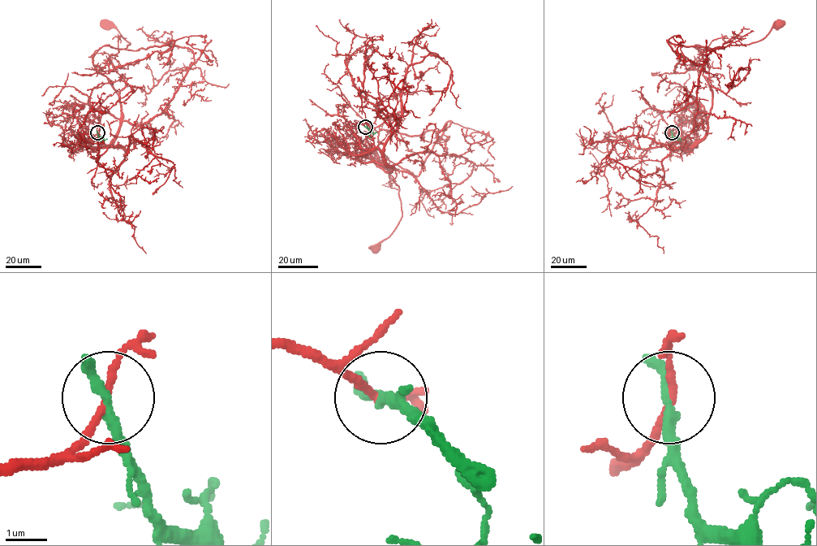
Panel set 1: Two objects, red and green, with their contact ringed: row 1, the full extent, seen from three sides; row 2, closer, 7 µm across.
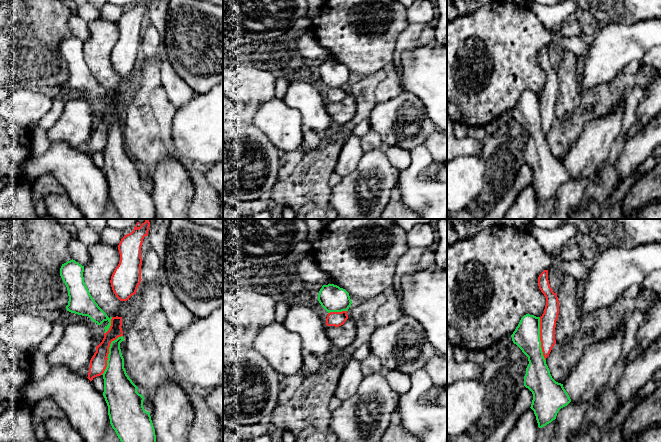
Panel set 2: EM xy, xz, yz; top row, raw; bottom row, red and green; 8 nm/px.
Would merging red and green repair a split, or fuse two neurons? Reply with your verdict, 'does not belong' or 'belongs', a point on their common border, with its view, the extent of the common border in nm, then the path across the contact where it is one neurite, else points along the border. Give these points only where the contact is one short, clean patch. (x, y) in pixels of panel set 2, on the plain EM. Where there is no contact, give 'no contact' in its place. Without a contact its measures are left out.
does not belong; contact xy (108, 129); length 360 nm

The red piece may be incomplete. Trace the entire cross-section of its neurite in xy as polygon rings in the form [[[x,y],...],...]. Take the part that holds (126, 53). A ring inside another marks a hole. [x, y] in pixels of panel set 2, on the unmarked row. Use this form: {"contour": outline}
{"contour": [[[141,0],[125,11],[119,21],[120,37],[111,52],[111,63],[120,77],[127,77],[136,70],[141,58],[141,22],[145,12],[148,12],[150,0]]]}

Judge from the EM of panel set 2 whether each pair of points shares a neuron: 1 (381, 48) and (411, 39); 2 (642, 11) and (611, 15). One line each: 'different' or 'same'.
1: different
2: same

